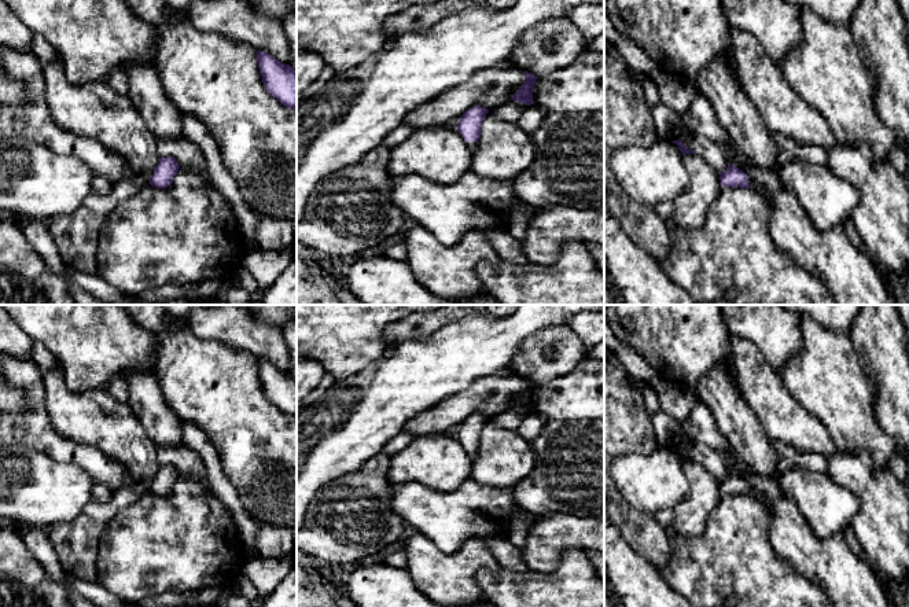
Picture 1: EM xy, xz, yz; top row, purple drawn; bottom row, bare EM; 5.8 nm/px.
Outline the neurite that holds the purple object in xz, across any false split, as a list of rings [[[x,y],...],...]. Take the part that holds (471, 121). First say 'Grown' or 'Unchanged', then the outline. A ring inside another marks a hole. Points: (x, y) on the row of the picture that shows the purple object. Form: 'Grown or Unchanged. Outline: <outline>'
Grown. Outline: [[[474,106],[461,115],[460,124],[457,125],[457,130],[471,152],[474,152],[478,146],[481,126],[487,113],[487,108]]]

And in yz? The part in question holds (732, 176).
Grown. Outline: [[[728,163],[728,168],[725,172],[718,172],[721,185],[722,187],[740,187],[740,188],[751,188],[761,194],[765,198],[765,191],[763,188],[758,187],[757,184],[751,183],[747,177],[747,174],[740,170],[739,168]]]

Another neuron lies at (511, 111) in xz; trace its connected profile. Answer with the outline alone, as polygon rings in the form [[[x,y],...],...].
[[[511,100],[504,106],[492,110],[490,113],[501,121],[516,124],[526,107],[527,106],[522,102]]]

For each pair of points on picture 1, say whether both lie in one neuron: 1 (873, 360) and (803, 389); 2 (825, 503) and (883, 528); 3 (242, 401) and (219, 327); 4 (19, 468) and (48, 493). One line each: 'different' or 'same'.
1: different
2: different
3: different
4: same

